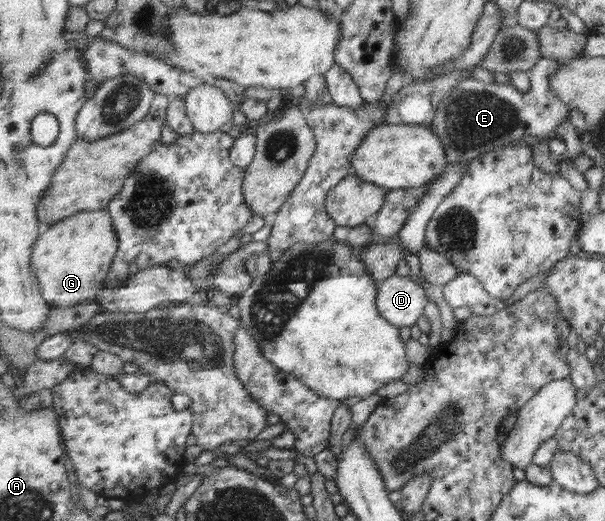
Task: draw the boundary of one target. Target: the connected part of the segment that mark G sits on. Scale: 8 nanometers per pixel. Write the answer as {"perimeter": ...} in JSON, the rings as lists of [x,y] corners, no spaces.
{"perimeter":[[[107,208],[76,212],[75,215],[46,227],[32,251],[32,268],[40,281],[45,301],[58,308],[85,307],[94,303],[99,293],[107,287],[106,277],[119,248],[120,238]]]}

